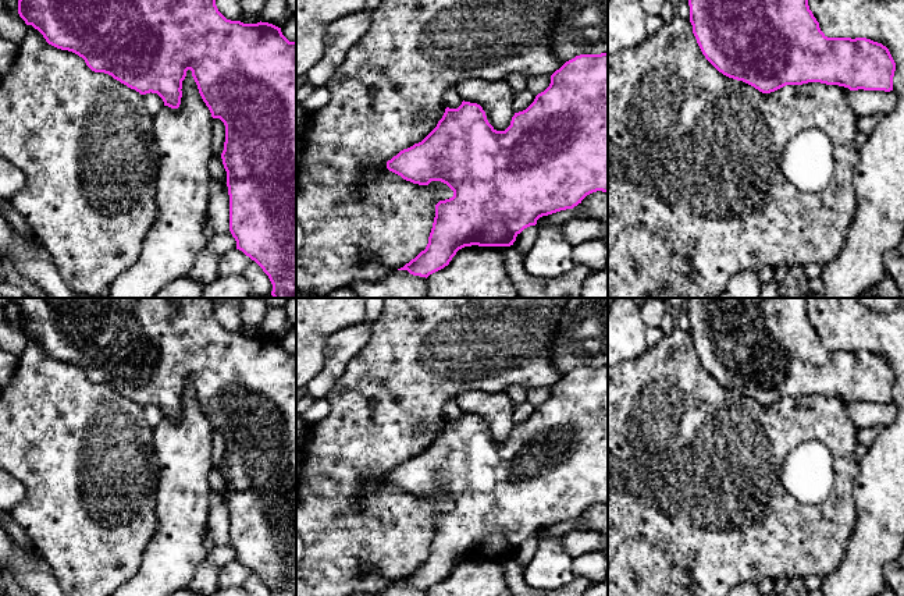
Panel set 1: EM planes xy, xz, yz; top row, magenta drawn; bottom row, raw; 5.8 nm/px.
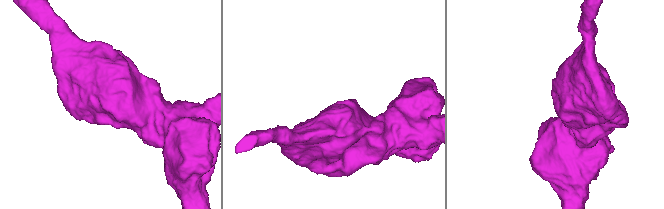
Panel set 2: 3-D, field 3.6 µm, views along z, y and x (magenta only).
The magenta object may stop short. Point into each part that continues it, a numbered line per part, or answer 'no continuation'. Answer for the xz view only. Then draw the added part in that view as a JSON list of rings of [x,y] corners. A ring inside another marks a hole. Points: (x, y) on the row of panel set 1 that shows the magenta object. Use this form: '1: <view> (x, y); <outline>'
no continuation

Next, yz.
no continuation

